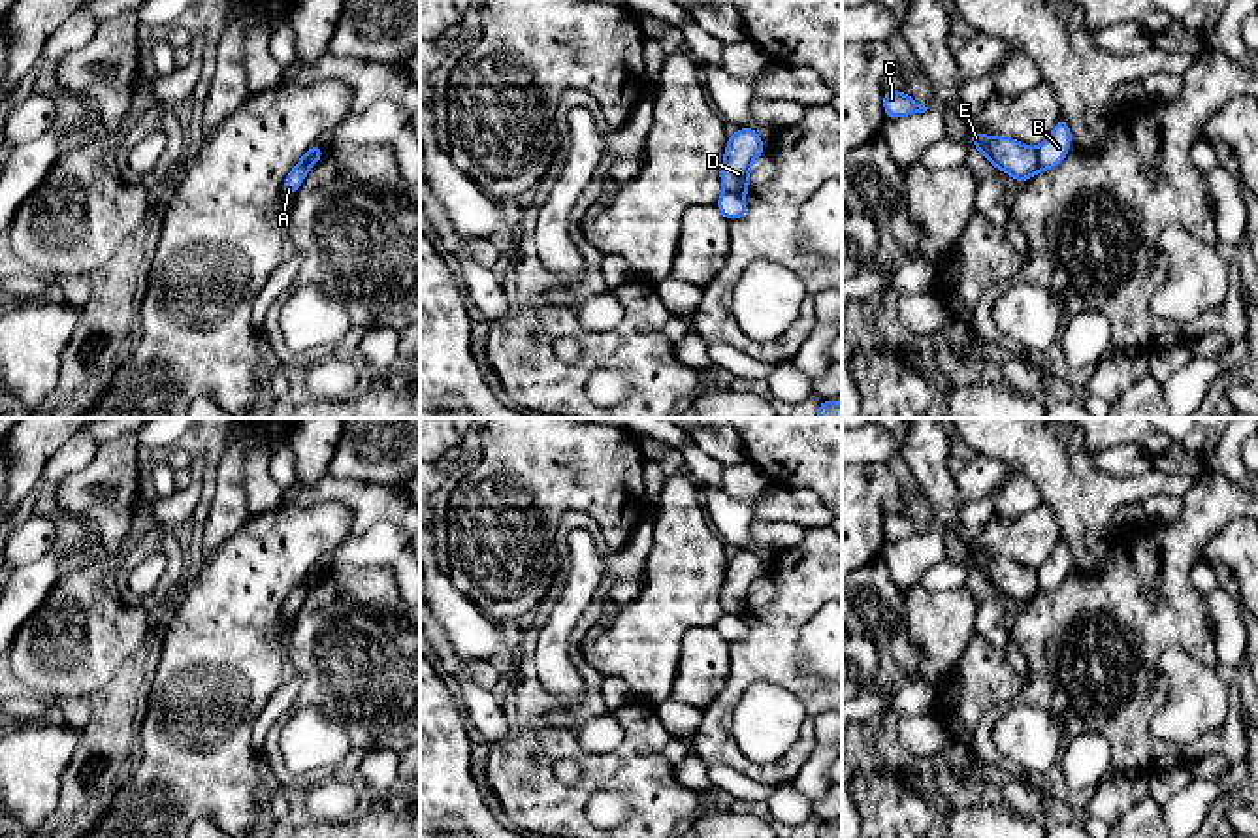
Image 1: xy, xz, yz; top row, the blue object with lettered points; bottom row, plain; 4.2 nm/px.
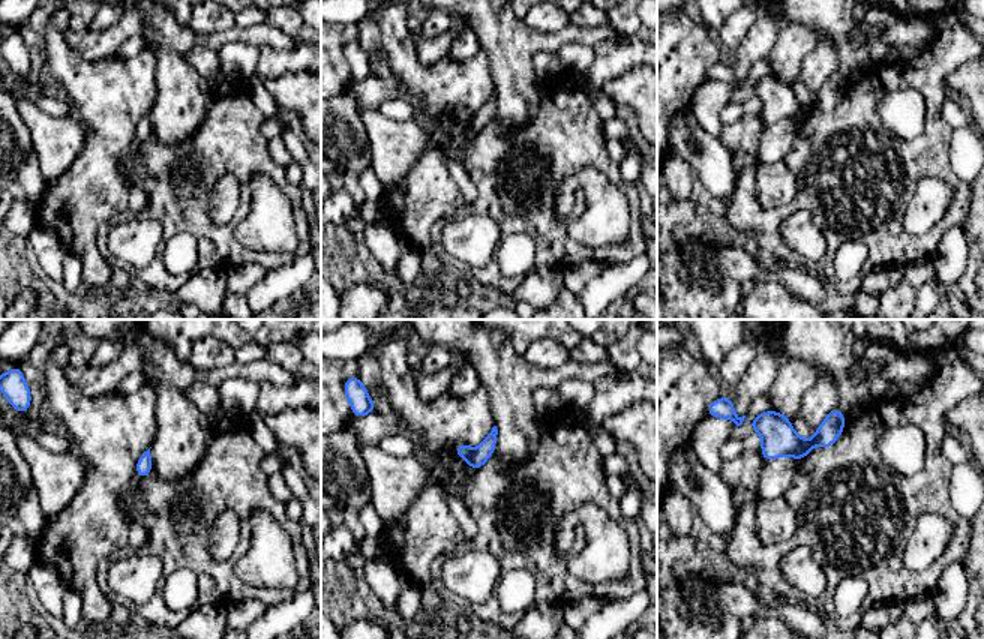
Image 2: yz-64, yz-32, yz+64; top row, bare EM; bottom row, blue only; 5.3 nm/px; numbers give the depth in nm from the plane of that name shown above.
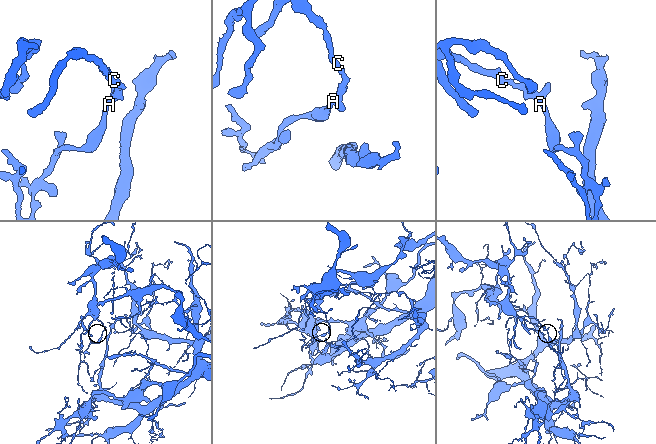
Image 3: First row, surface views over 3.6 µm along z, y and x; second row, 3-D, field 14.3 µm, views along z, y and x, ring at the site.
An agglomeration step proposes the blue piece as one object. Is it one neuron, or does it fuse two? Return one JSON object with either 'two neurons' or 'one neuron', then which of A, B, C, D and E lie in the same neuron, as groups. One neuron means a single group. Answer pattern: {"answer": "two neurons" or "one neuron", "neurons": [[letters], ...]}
{"answer": "two neurons", "neurons": [["A", "B"], ["C", "D", "E"]]}

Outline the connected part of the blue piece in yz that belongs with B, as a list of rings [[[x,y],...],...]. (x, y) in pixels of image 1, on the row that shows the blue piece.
[[[1058,117],[1051,136],[1038,149],[1036,171],[1045,171],[1060,164],[1068,156],[1070,143],[1070,124]]]

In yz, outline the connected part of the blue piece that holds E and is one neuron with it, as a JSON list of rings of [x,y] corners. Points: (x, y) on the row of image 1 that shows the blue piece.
[[[979,130],[968,134],[968,141],[976,145],[996,170],[1008,171],[1017,183],[1028,181],[1036,171],[1038,149],[1034,147],[1004,136],[987,137]]]

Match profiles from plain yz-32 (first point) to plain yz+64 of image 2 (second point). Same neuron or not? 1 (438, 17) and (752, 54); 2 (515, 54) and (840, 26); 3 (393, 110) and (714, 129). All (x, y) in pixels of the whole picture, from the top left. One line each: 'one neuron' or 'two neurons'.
1: one neuron
2: one neuron
3: two neurons

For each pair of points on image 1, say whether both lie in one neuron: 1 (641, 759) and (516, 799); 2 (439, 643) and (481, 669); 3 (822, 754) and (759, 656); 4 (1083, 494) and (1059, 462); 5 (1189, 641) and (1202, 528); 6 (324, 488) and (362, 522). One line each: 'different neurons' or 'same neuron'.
1: same neuron
2: same neuron
3: different neurons
4: same neuron
5: same neuron
6: same neuron

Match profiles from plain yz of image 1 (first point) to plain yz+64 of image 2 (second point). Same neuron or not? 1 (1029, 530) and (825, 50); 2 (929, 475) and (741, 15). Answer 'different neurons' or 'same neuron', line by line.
1: same neuron
2: different neurons

